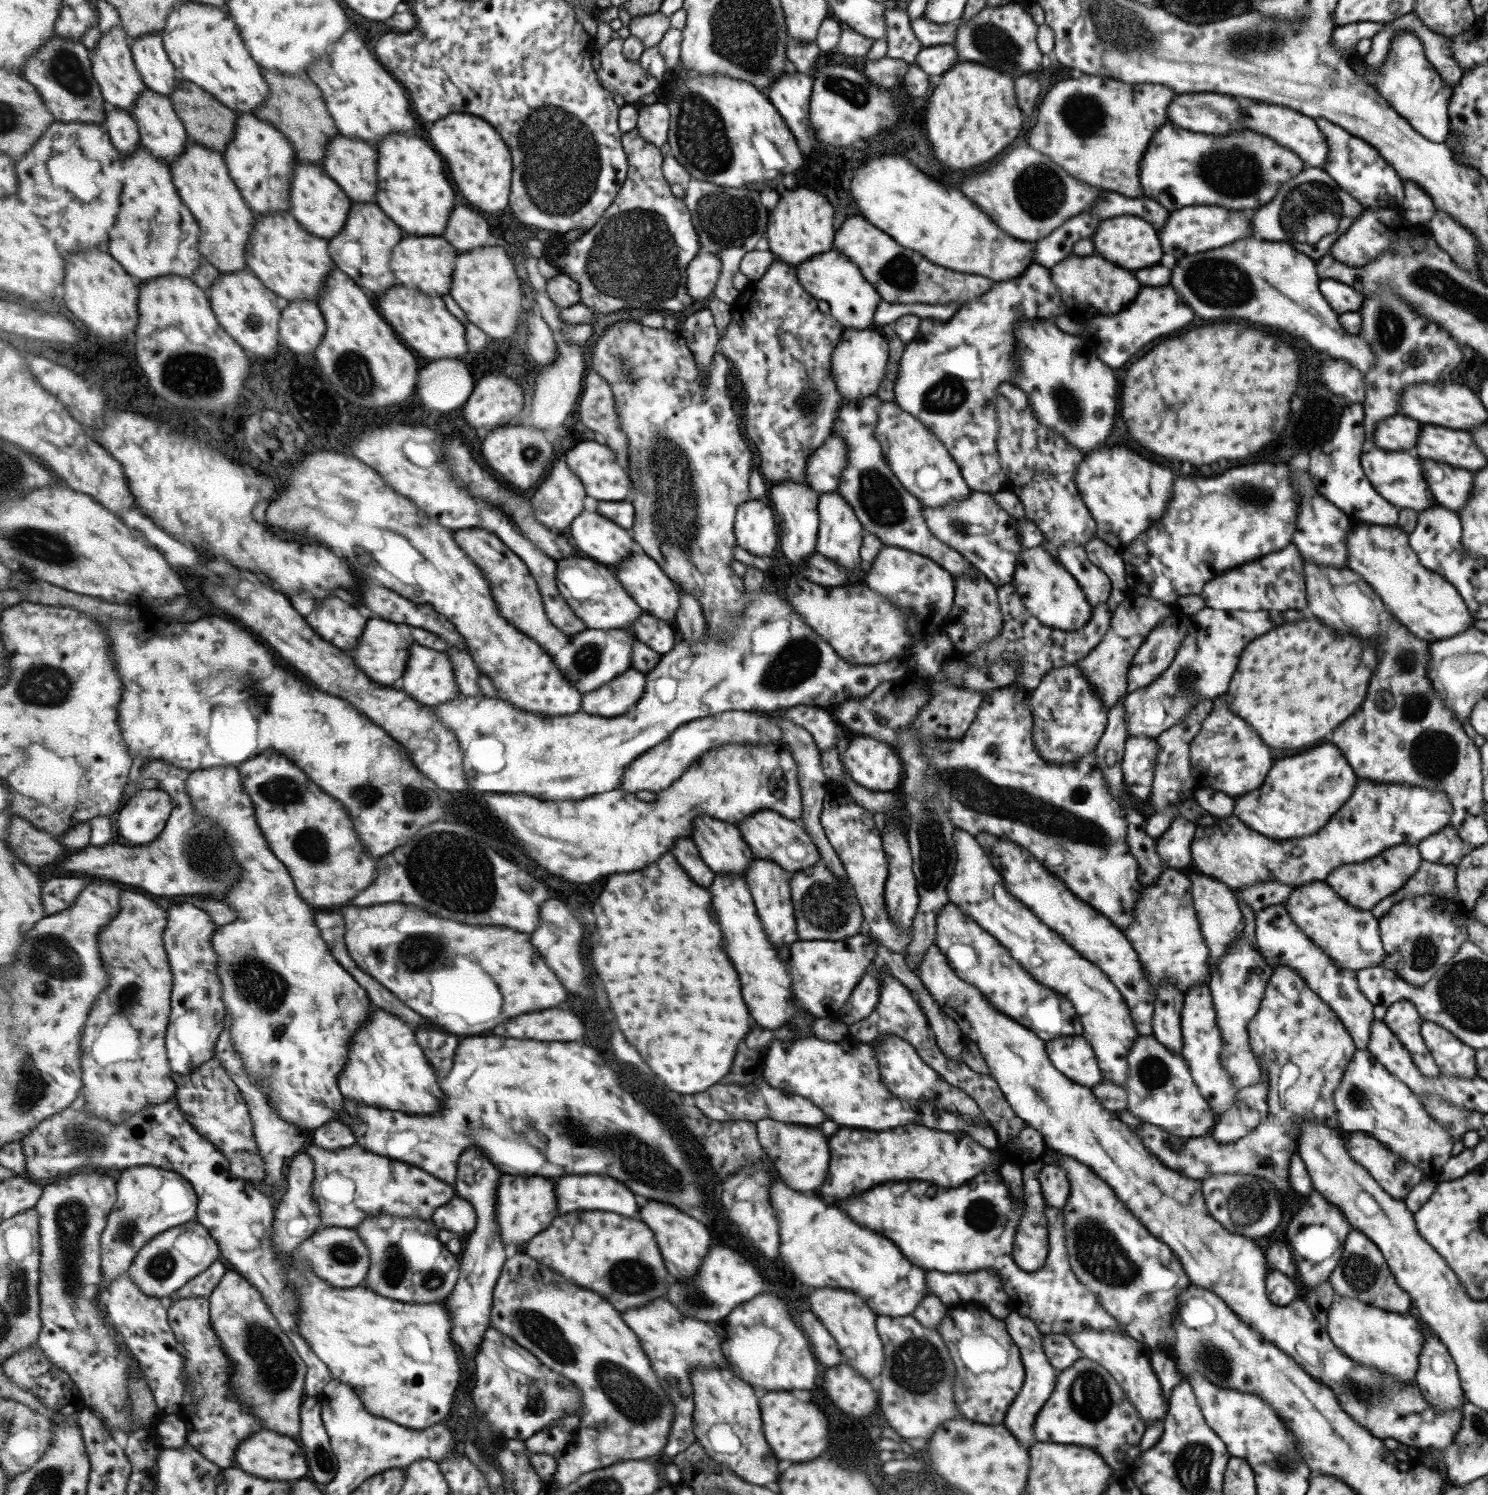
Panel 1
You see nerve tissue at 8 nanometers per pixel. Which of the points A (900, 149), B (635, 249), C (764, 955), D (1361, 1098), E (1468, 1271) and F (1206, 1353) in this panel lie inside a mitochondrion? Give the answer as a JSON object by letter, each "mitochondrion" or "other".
{"A":"other","B":"mitochondrion","C":"other","D":"mitochondrion","E":"other","F":"mitochondrion"}

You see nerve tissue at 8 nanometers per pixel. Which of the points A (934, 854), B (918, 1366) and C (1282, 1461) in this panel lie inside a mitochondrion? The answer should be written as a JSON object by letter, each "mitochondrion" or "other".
{"A":"mitochondrion","B":"mitochondrion","C":"mitochondrion"}

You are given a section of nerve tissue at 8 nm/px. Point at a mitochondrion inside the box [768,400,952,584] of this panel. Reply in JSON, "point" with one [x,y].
{"point":[881,502]}

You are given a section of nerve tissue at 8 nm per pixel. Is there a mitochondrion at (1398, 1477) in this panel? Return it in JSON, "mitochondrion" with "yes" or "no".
{"mitochondrion":"no"}

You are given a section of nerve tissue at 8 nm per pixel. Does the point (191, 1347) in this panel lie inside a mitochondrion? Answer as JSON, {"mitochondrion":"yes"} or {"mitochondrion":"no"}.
{"mitochondrion":"no"}

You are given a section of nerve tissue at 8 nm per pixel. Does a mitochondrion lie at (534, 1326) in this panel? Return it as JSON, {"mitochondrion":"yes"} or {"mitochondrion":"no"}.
{"mitochondrion":"yes"}

